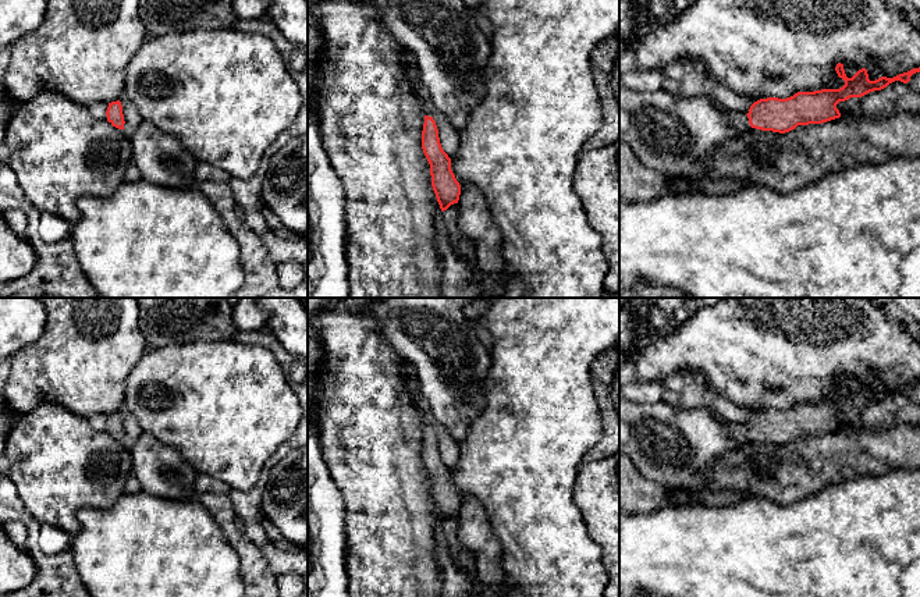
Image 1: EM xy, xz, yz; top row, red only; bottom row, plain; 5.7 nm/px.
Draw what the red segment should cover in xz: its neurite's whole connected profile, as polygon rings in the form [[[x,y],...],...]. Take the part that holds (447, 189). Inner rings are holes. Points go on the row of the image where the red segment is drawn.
[[[425,86],[418,88],[418,99],[425,114],[422,131],[422,149],[430,164],[431,186],[436,193],[441,212],[458,203],[461,185],[451,170],[451,159],[443,150],[438,129],[433,114],[436,111],[431,97]]]

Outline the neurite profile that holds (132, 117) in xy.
[[[122,96],[120,102],[122,106],[122,114],[125,121],[122,131],[131,138],[132,134],[138,129],[138,127],[143,121],[143,118],[136,106],[131,100]]]

